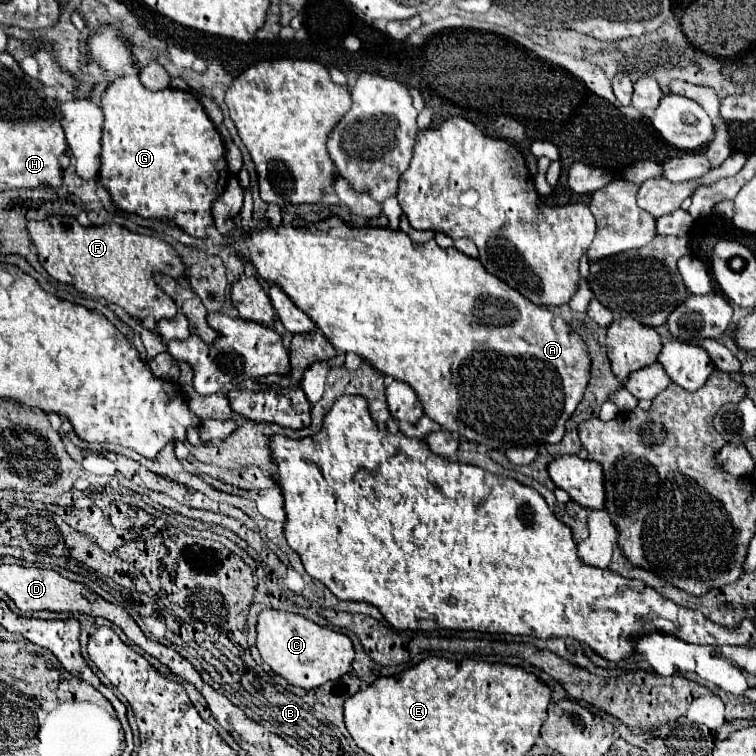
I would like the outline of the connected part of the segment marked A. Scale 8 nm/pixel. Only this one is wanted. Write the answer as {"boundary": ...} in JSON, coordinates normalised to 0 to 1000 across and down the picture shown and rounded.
{"boundary":[[[435,286],[414,296],[406,296],[403,291],[392,288],[388,294],[372,294],[369,302],[361,302],[358,296],[353,296],[351,302],[340,302],[329,307],[329,312],[311,310],[308,320],[313,320],[316,341],[321,347],[335,349],[335,354],[351,373],[369,378],[388,397],[388,402],[396,410],[401,410],[425,434],[425,439],[448,466],[454,468],[467,466],[478,471],[480,476],[485,476],[491,484],[496,484],[504,495],[538,505],[549,516],[557,537],[562,540],[560,542],[562,550],[575,556],[586,569],[604,571],[607,577],[623,585],[644,587],[647,593],[655,593],[660,598],[668,598],[676,590],[734,587],[745,579],[747,558],[761,545],[763,534],[769,532],[769,524],[774,519],[774,508],[779,500],[776,460],[771,450],[761,439],[755,439],[755,434],[737,415],[705,402],[702,397],[694,397],[694,392],[689,392],[684,384],[671,378],[657,365],[647,362],[631,341],[615,339],[602,328],[583,328],[578,325],[575,317],[567,317],[562,323],[546,323],[541,312],[530,304],[499,302],[499,299],[467,299],[456,294],[451,286]]]}

